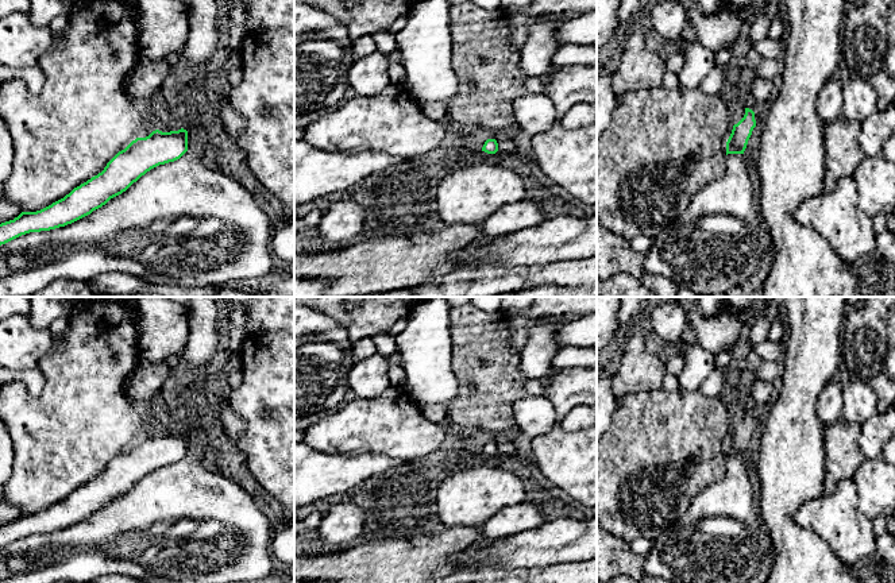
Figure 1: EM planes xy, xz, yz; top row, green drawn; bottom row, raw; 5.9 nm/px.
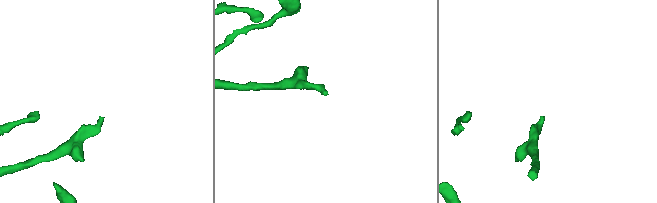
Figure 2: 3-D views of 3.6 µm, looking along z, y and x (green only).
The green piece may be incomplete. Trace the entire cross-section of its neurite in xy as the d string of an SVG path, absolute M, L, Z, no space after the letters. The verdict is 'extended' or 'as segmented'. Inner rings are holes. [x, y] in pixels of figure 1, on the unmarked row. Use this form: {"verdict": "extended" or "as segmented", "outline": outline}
{"verdict": "as segmented", "outline": "M153 433L119 453L101 475L74 490L63 501L36 514L22 514L0 526L0 548L30 534L72 526L126 494L151 471L174 464L188 453L188 433Z"}

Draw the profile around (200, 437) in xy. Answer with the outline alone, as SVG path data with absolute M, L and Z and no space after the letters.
M202 424L190 428L188 453L180 462L151 471L126 494L72 526L1 547L0 583L90 583L111 575L142 583L242 583L273 575L277 561L271 552L271 522L243 487L202 463L213 441L211 428Z

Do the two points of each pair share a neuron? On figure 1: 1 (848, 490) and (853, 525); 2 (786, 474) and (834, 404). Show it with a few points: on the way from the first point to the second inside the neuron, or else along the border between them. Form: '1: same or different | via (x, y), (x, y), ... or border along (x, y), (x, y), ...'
1: same | via (848, 498), (848, 517)
2: different | border along (822, 389), (818, 397), (817, 416), (825, 425)

